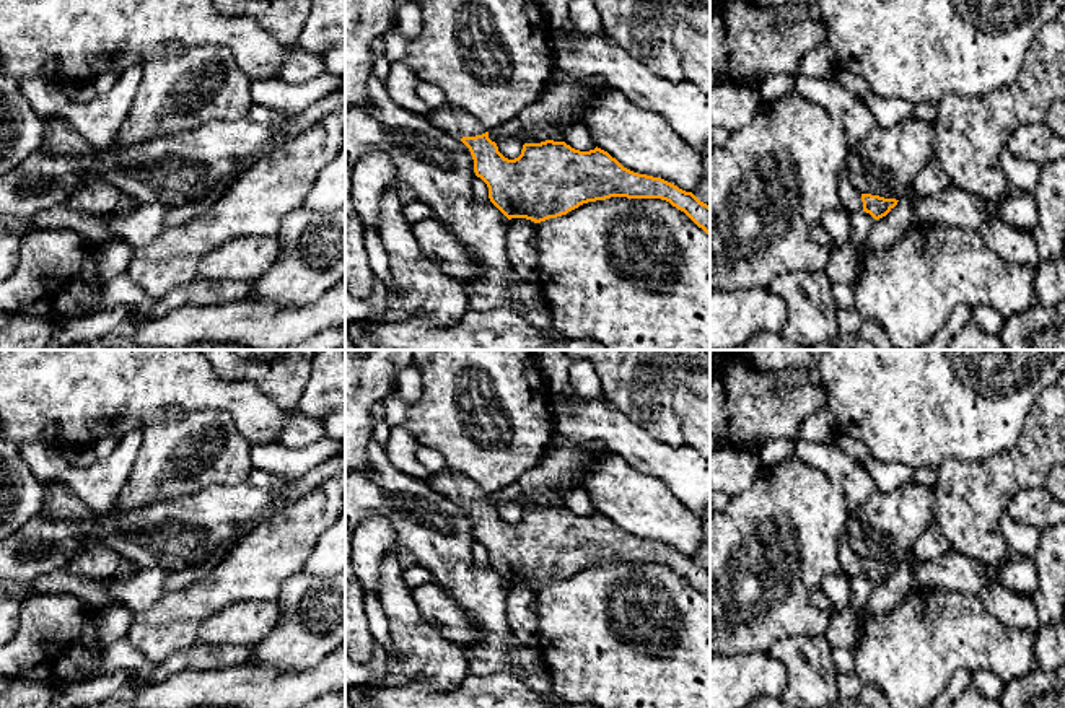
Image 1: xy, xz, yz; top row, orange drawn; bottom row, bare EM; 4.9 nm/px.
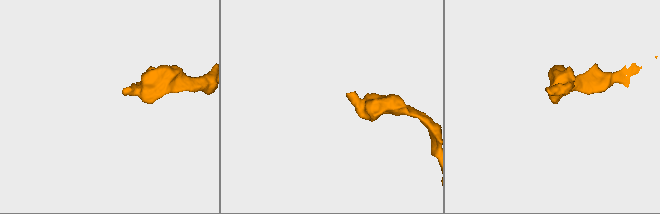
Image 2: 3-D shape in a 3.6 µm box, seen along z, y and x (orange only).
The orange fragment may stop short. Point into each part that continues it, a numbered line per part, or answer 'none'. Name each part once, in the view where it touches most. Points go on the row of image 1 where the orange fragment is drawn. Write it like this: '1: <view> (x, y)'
1: xz (456, 122)

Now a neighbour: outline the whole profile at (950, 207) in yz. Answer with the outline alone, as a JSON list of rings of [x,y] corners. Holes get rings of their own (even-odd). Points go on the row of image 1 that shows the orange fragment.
[[[954,186],[915,199],[920,223],[980,231],[988,221],[1000,220],[1018,229],[1036,233],[1039,210],[1031,192],[1010,190],[1001,202],[987,202]]]

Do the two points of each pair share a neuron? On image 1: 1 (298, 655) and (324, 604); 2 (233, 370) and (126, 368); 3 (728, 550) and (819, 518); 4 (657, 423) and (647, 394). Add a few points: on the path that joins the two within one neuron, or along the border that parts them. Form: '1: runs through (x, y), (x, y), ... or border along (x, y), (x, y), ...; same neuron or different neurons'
1: runs through (298, 642), (316, 617); same neuron
2: border along (210, 367), (223, 378), (246, 380), (249, 383); different neurons
3: runs through (751, 550), (766, 550), (797, 520); same neuron
4: runs through (657, 417), (648, 401); same neuron

